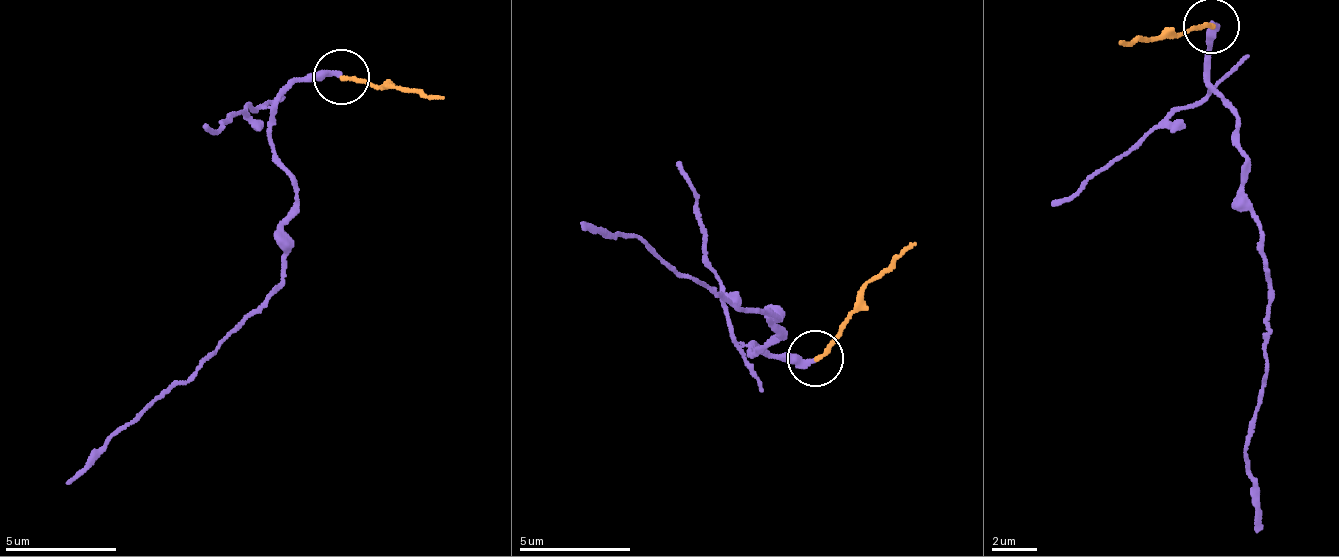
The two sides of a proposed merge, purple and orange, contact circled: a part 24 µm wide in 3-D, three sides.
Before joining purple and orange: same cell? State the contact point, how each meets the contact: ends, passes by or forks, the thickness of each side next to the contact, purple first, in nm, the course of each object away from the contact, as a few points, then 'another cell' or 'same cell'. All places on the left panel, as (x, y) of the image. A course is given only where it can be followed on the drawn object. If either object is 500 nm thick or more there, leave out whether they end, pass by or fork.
at (341, 76); purple ends there; orange ends there; 280 nm thick on the purple side, 190 nm on the other; purple runs (340, 75), (306, 73), (278, 100), (271, 145), (292, 178), (279, 288), (217, 351), (107, 443), (67, 484); orange runs (340, 75), (442, 95); another cell

